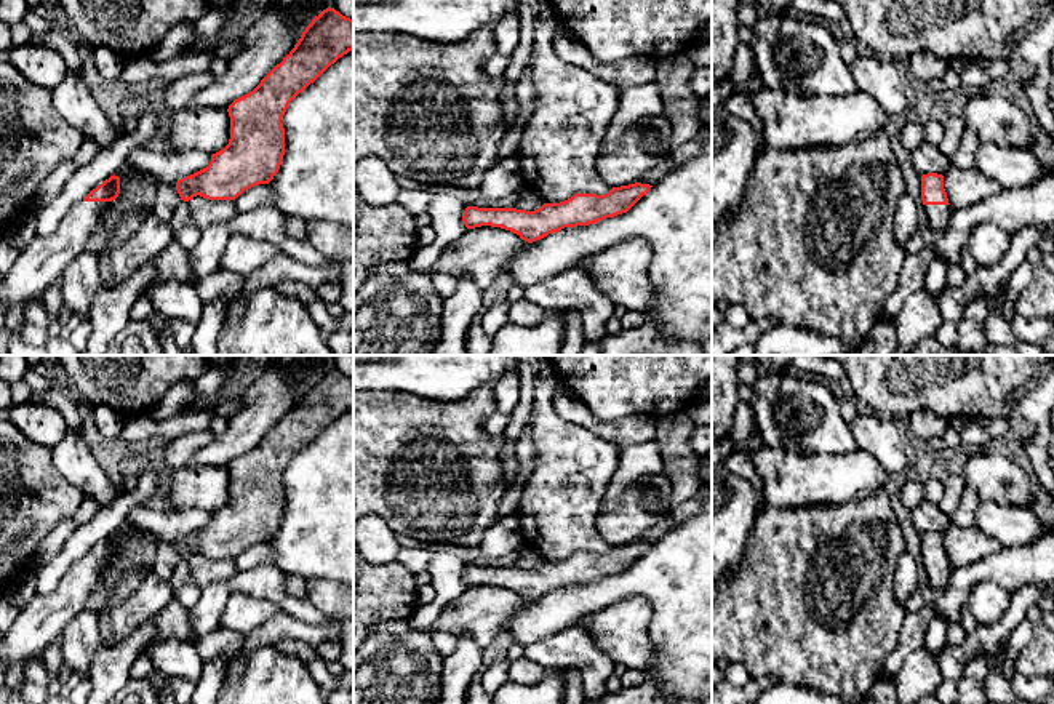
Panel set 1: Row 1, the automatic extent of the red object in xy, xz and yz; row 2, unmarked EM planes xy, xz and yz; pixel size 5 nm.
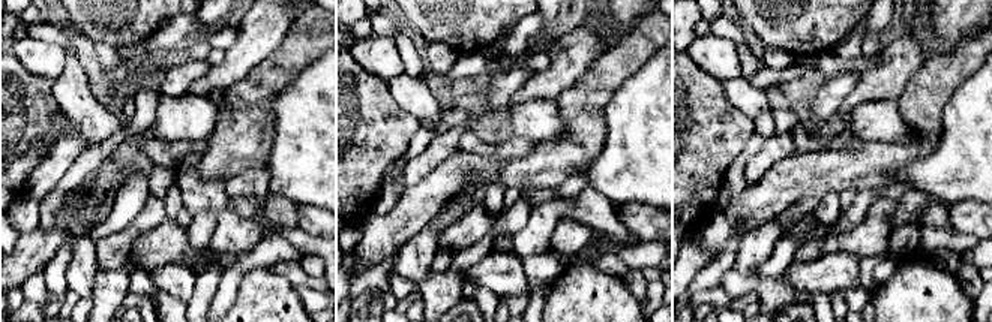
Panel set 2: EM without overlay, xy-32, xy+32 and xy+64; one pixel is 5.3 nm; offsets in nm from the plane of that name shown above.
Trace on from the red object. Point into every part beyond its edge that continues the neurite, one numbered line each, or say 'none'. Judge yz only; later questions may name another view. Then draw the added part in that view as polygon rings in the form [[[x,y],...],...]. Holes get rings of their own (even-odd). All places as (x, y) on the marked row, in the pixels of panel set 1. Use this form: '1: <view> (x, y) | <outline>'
1: yz (938, 215) | [[[924,205],[926,218],[936,232],[947,229],[953,208],[950,205]]]

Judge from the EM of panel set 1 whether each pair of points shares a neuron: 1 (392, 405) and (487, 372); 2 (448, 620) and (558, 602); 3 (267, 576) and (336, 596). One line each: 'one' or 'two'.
1: two
2: two
3: two

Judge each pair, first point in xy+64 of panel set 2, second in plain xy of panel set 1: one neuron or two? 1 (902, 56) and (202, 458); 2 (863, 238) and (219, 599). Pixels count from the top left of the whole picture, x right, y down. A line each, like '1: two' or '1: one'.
1: one
2: one

